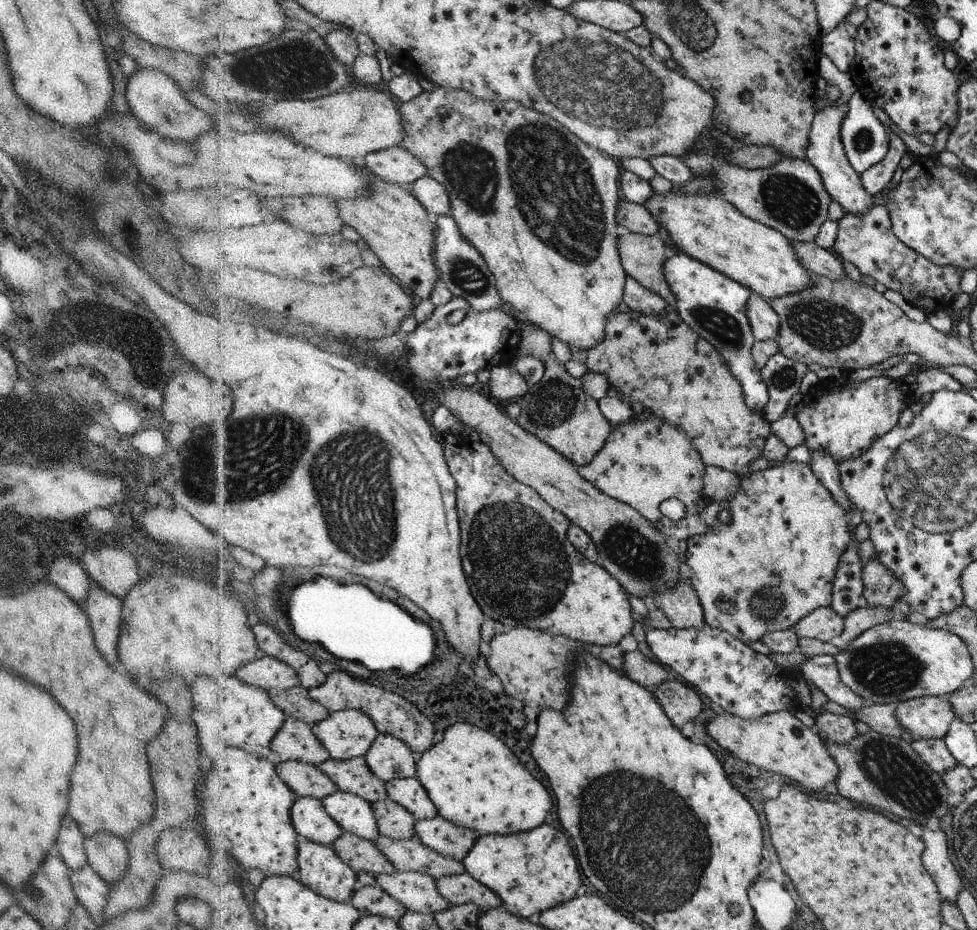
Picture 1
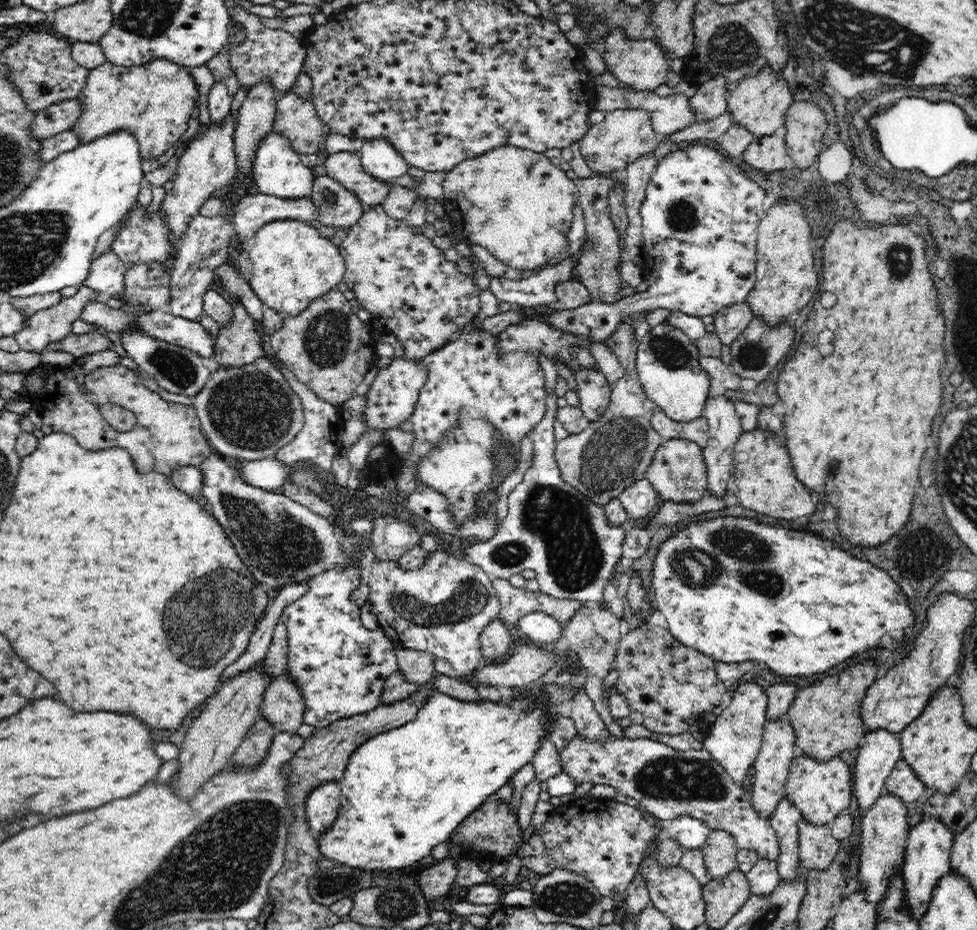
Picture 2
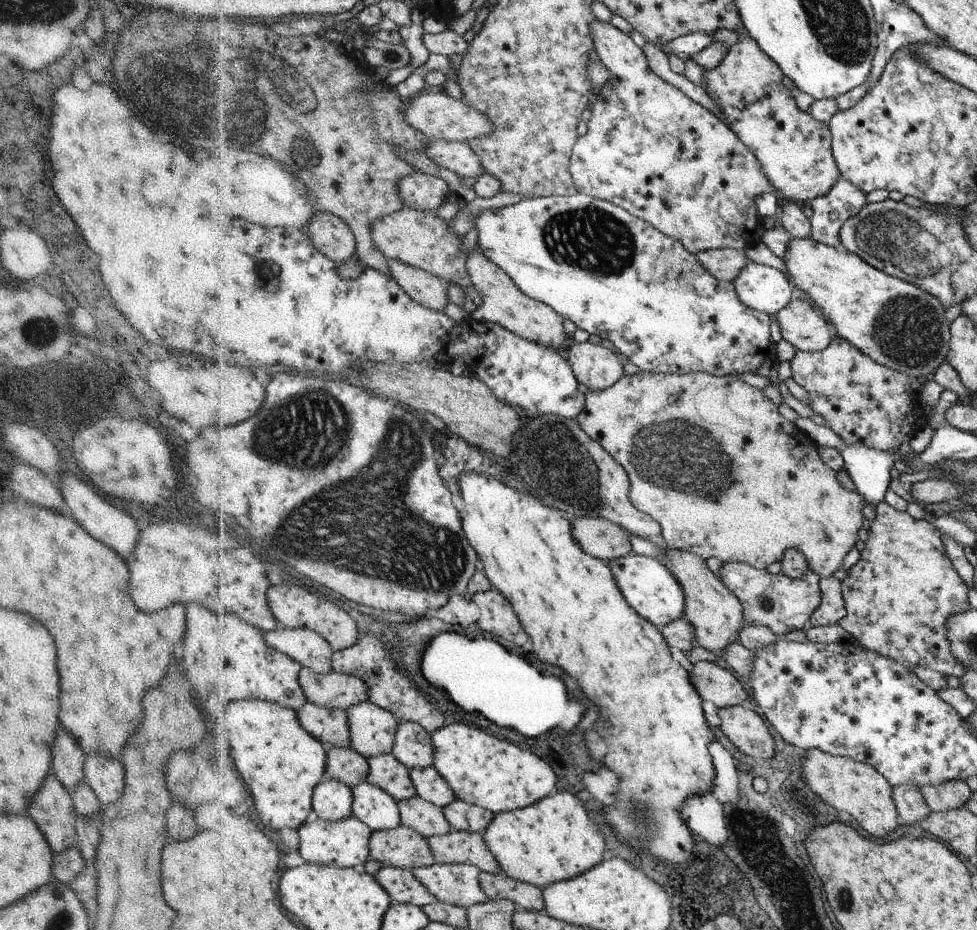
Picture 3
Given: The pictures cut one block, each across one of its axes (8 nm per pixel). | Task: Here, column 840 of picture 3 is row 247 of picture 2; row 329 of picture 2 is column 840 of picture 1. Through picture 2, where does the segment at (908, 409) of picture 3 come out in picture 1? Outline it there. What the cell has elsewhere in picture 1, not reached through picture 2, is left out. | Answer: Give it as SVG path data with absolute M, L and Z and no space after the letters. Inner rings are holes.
M878 376L862 382L819 380L804 399L804 410L798 411L795 418L804 432L806 447L811 453L823 451L838 466L863 456L872 445L895 429L901 413L910 408L914 396L903 392L902 380Z

